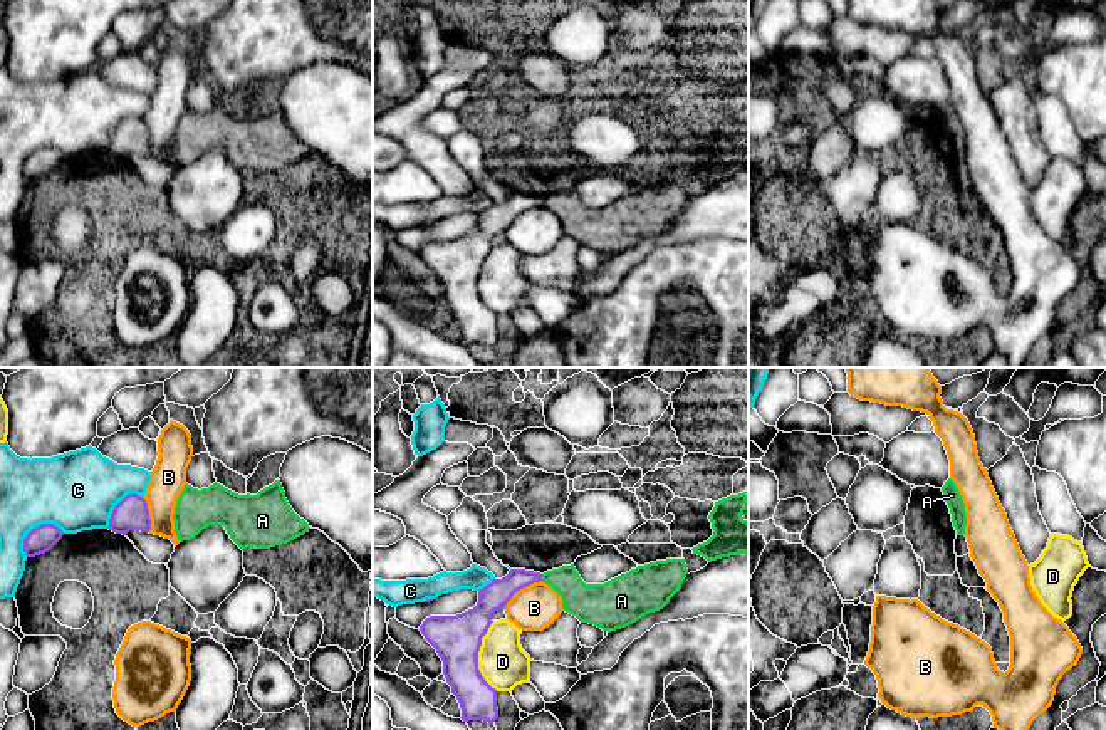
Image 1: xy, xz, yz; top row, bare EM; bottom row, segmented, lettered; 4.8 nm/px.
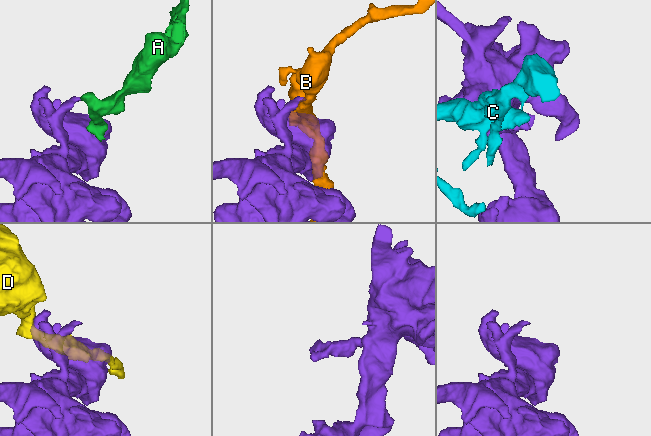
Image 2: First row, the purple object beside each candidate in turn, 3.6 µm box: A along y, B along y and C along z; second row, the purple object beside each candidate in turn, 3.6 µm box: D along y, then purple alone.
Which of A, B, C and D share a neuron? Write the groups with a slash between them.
A / B / C / D

